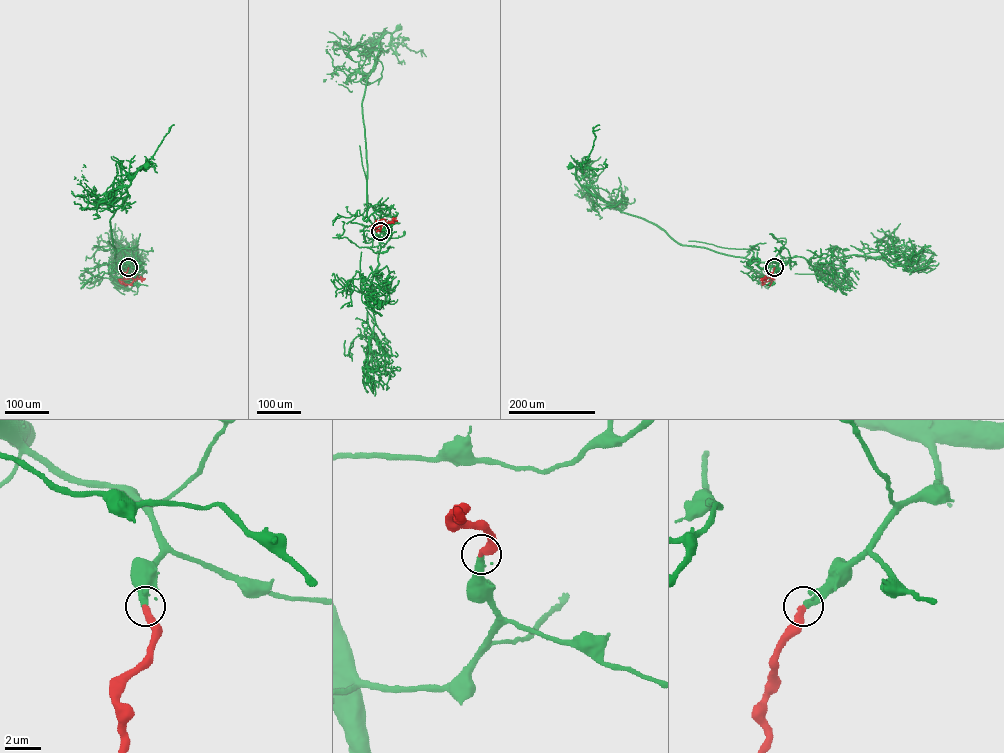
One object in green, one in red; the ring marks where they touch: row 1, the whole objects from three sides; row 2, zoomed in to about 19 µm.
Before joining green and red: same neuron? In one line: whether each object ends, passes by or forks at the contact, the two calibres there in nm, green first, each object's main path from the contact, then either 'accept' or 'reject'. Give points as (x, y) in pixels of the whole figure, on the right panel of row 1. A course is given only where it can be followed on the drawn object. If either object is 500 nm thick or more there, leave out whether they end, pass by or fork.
green ends there; red ends there; 400 nm thick on the green side, 380 nm on the other; green runs (774, 267), (777, 263), (681, 245), (655, 225), (621, 212), (591, 193), (570, 165); red runs (774, 267), (763, 282); accept

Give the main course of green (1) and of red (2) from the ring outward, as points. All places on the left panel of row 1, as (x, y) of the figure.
1: (128, 267), (124, 262), (115, 261), (110, 219), (127, 195), (127, 187), (136, 172), (147, 165)
2: (128, 267), (125, 276), (133, 280), (130, 284), (124, 282)

